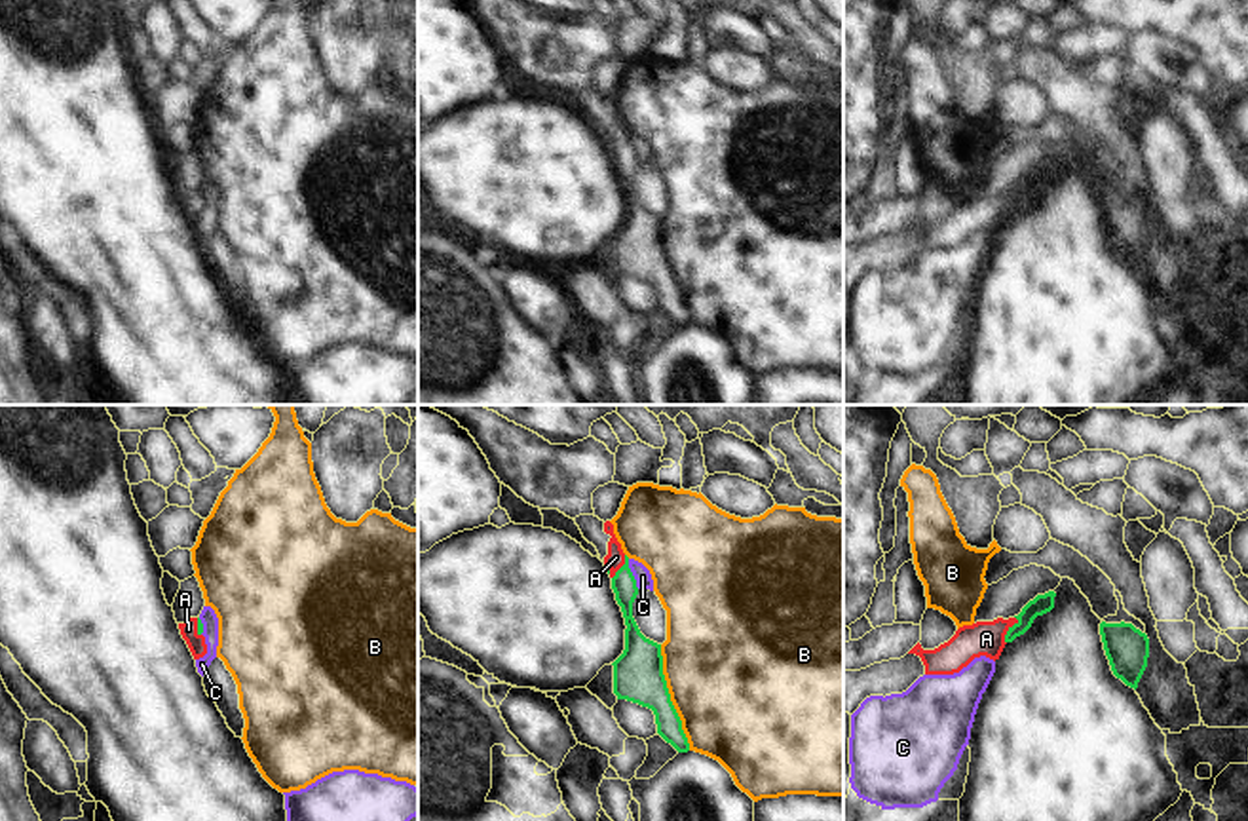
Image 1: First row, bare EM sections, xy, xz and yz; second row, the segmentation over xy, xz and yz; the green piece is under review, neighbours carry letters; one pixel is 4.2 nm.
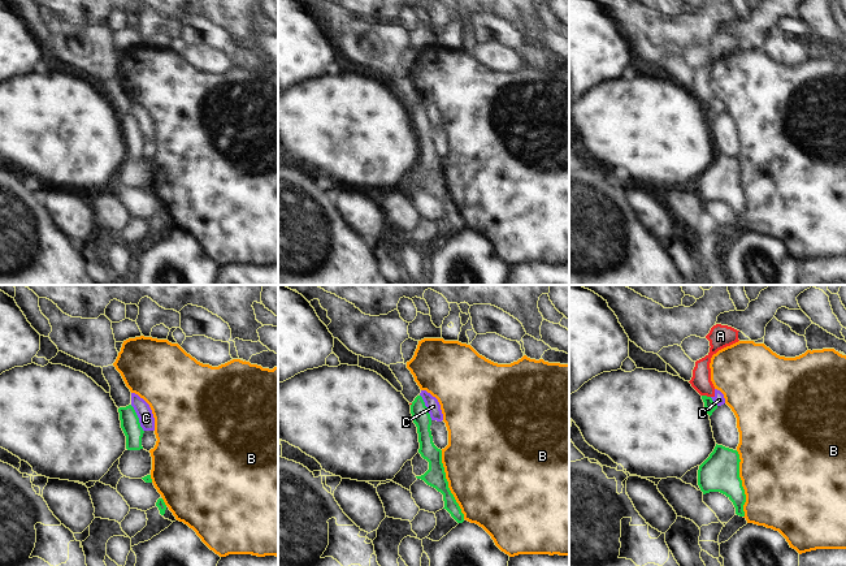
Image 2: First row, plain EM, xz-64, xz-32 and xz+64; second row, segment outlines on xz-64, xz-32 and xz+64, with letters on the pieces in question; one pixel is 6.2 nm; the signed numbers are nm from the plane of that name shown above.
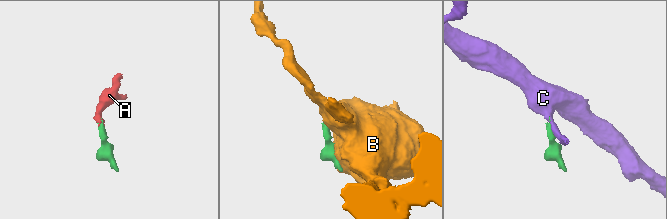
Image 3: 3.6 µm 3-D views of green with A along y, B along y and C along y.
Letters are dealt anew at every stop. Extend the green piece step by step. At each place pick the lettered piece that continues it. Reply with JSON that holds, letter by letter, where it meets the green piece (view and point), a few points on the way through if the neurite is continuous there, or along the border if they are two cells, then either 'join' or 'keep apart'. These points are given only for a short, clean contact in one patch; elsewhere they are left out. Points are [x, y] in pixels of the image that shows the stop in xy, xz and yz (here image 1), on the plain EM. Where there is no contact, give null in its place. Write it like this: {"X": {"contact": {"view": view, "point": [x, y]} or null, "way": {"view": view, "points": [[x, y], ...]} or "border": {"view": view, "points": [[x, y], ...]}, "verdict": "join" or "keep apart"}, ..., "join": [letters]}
{"A": {"contact": {"view": "yz", "point": [1009, 204]}, "way": {"view": "yz", "points": [[1041, 177], [1009, 204], [986, 213]]}, "verdict": "join"}, "B": {"contact": {"view": "xz", "point": [669, 272]}, "verdict": "keep apart"}, "C": {"contact": {"view": "xz", "point": [631, 149]}, "border": {"view": "xz", "points": [[627, 133], [639, 162]]}, "verdict": "keep apart"}, "join": ["A"]}

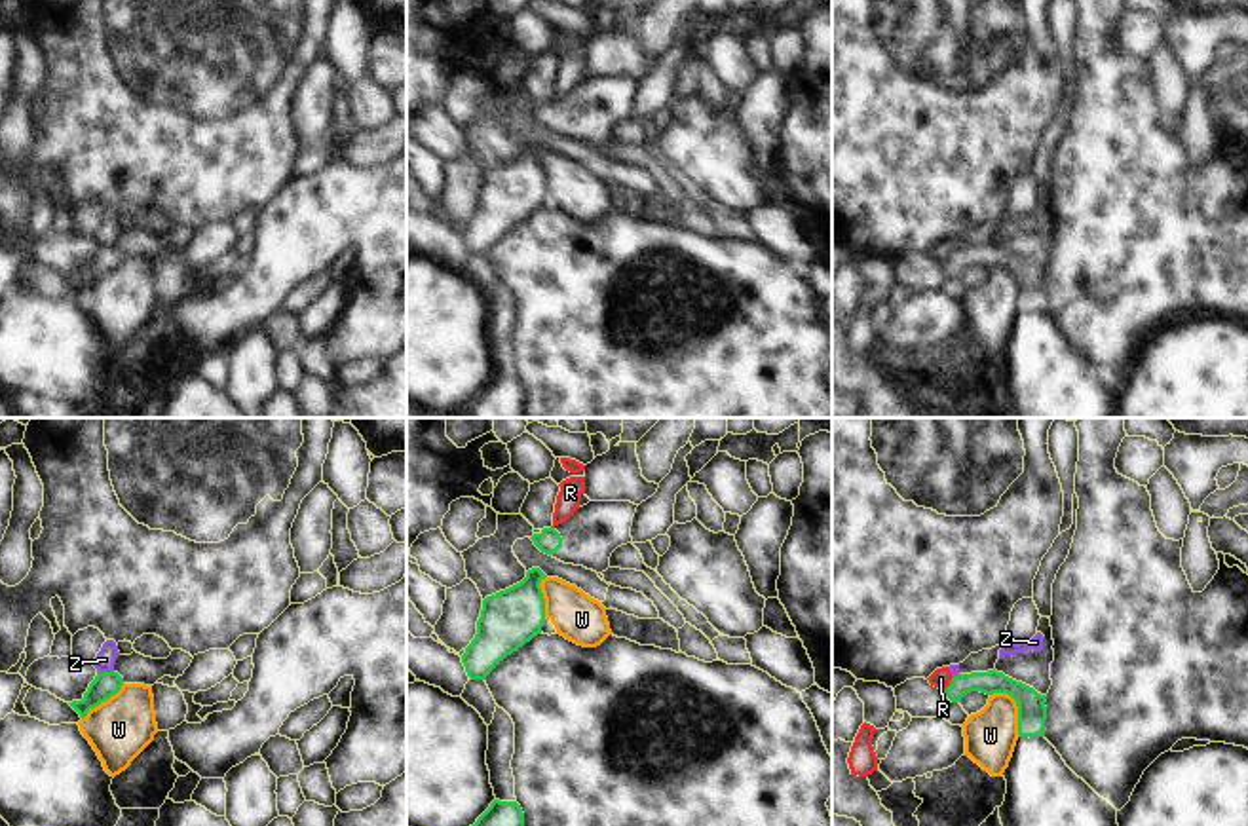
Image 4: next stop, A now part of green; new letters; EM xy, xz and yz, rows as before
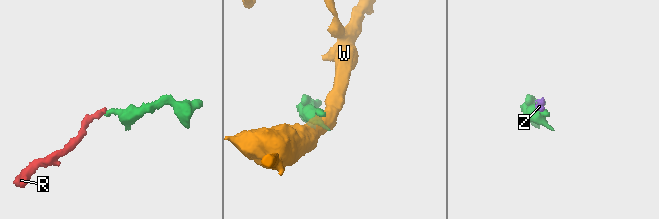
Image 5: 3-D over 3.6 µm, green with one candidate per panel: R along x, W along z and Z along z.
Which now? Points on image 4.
{"R": {"contact": {"view": "yz", "point": [950, 259]}, "border": {"view": "yz", "points": [[954, 251], [941, 264]]}, "verdict": "keep apart"}, "W": {"contact": {"view": "yz", "point": [1017, 280]}, "border": {"view": "yz", "points": [[990, 268], [1007, 268], [1015, 276], [1017, 306], [1021, 310]]}, "verdict": "keep apart"}, "Z": {"contact": {"view": "xy", "point": [105, 247]}, "verdict": "keep apart"}, "join": []}

